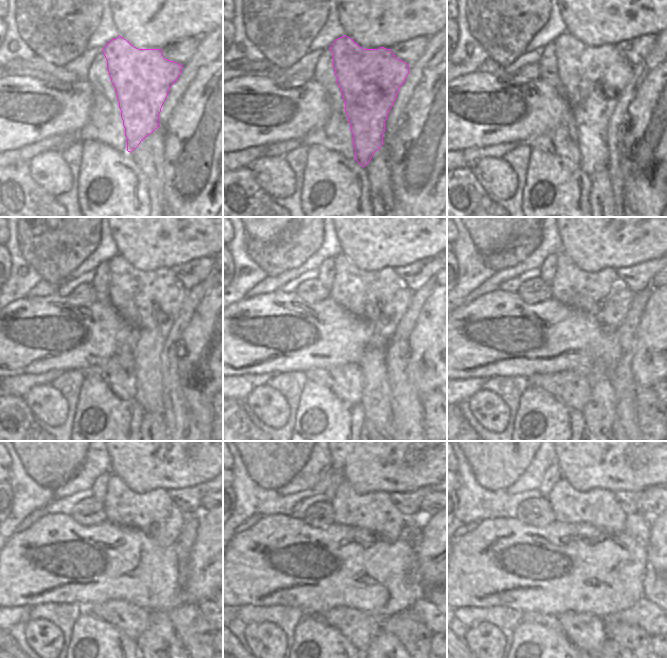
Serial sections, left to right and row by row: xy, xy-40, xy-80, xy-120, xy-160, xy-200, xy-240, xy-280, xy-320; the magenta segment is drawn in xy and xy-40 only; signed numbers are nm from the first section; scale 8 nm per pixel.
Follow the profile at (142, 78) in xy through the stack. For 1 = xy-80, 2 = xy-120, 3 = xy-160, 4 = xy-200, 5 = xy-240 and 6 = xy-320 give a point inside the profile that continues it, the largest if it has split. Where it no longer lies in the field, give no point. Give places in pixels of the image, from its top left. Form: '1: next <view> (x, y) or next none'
1: next xy-80 (593, 79)
2: next xy-120 (149, 301)
3: next xy-160 (380, 298)
4: next xy-200 (604, 295)
5: next xy-240 (153, 513)
6: next xy-320 (597, 507)

